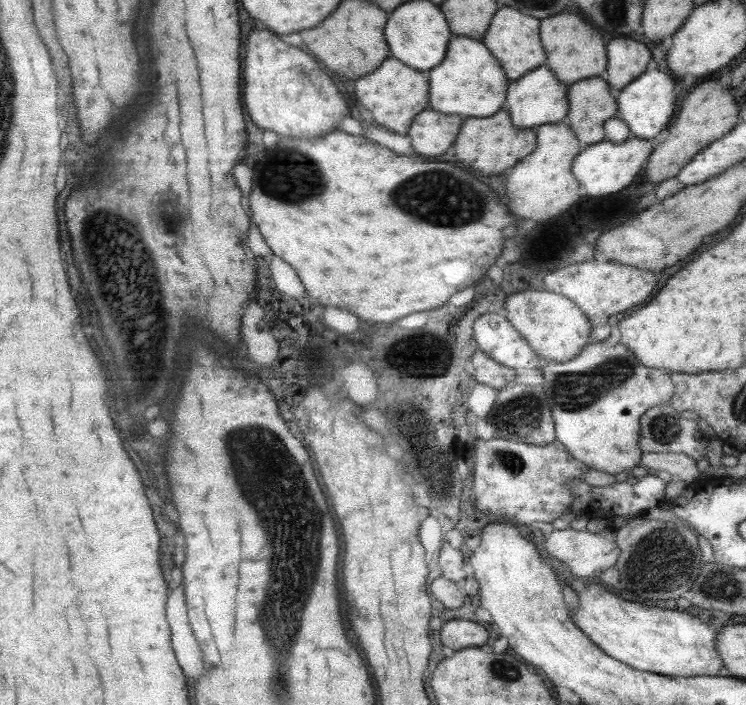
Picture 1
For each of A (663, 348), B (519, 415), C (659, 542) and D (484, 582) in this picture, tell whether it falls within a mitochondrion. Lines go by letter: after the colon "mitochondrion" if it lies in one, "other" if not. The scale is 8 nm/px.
A: other
B: mitochondrion
C: mitochondrion
D: other

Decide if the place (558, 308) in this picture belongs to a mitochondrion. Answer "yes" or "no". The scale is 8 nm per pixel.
no

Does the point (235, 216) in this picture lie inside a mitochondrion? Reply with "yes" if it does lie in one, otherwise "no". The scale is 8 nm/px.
no

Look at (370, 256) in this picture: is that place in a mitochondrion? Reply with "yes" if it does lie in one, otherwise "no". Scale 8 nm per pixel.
no

